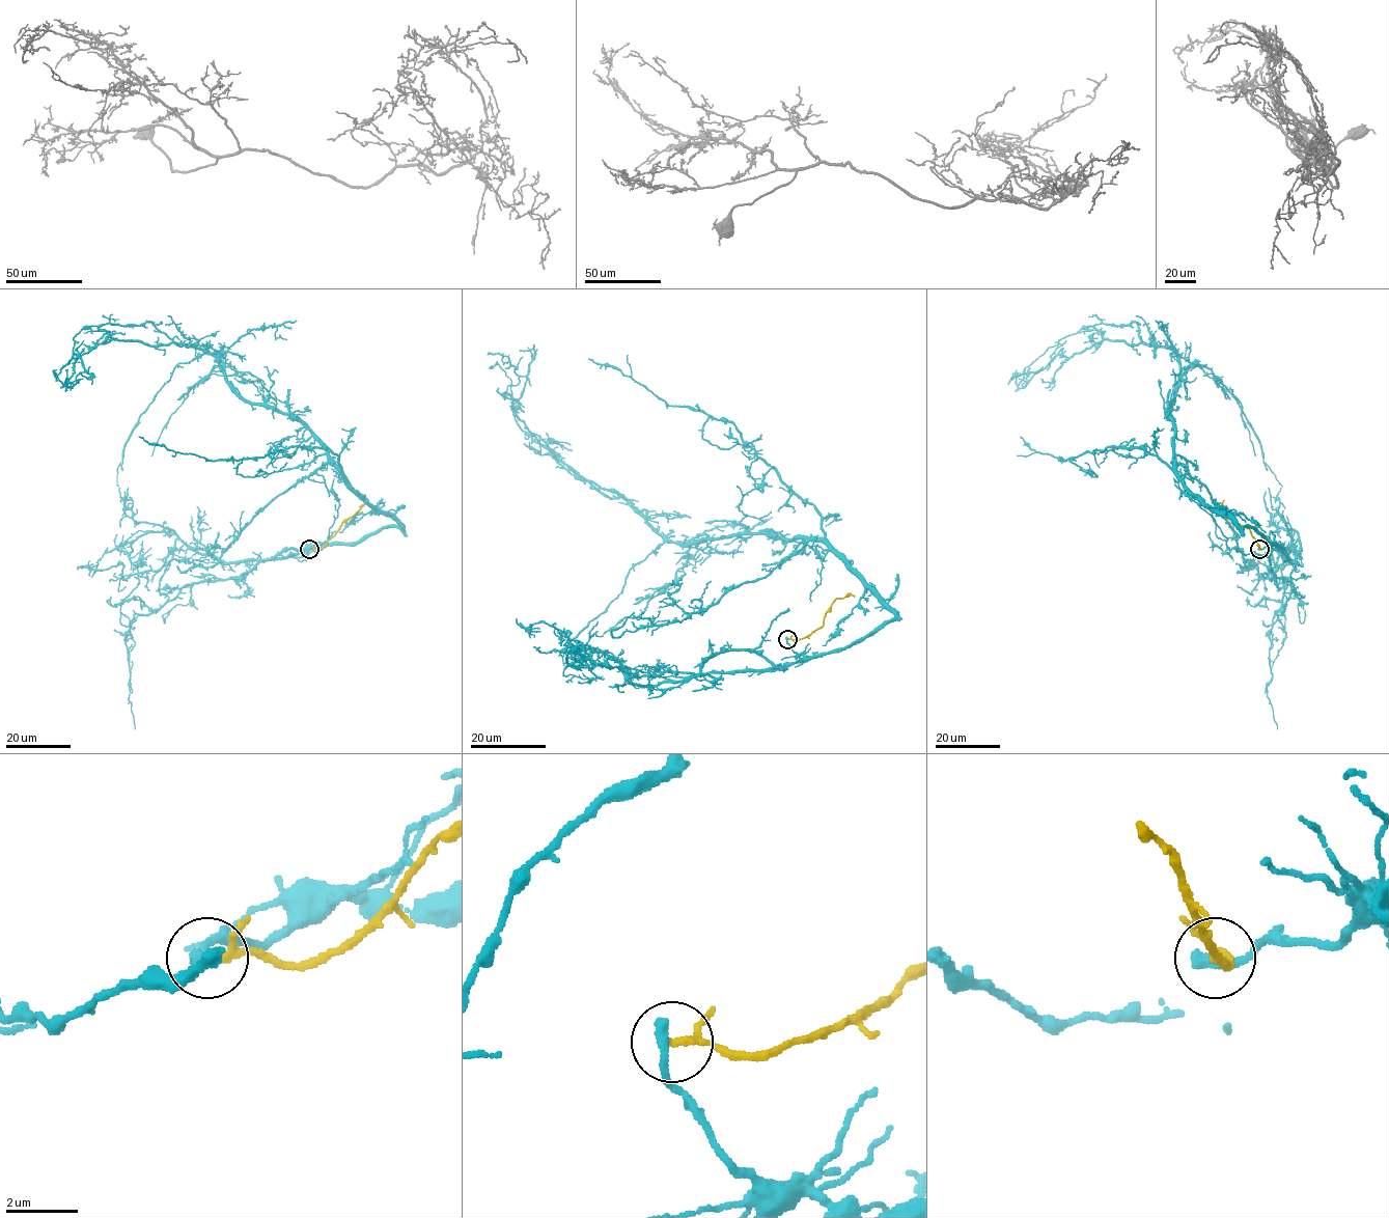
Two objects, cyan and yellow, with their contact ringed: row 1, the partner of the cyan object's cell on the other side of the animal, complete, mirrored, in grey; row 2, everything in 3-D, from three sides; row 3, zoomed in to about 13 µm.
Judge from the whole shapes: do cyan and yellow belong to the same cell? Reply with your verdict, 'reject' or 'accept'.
reject

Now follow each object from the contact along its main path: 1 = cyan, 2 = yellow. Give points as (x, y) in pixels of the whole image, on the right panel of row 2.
1: (1259, 548), (1276, 544), (1216, 513), (1176, 470), (1170, 349), (1103, 339), (1057, 355), (1023, 387), (1016, 370)
2: (1259, 548), (1247, 527), (1225, 516), (1223, 500)

